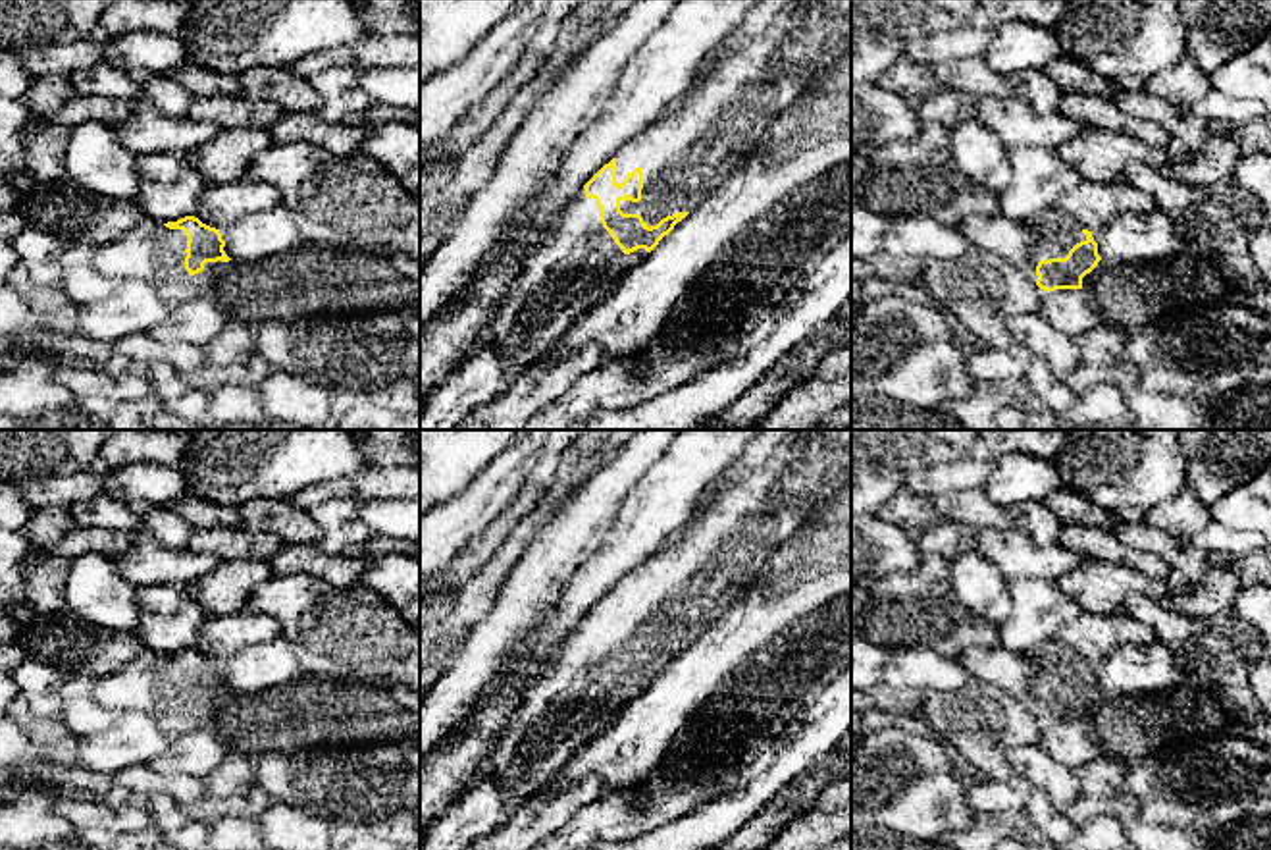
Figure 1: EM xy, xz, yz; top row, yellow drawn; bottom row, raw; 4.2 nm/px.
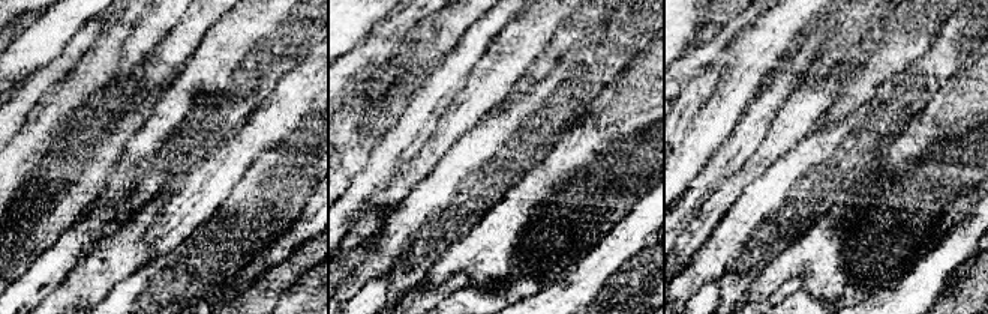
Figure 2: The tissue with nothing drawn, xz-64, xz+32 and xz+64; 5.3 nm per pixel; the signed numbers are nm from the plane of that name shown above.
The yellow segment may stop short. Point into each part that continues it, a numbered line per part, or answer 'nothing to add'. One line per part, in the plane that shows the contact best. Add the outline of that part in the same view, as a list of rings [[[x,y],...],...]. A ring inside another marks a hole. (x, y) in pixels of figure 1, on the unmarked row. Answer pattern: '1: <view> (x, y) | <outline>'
1: xy (151, 683) | [[[144,650],[121,671],[96,678],[94,700],[112,713],[143,711],[156,719],[164,734],[175,738],[193,729],[216,725],[218,711],[237,694],[206,694],[191,707],[185,702],[187,667]]]
2: xz (698, 573) | [[[799,430],[782,441],[766,461],[728,488],[705,488],[689,520],[670,536],[647,561],[630,571],[616,586],[616,615],[620,617],[636,599],[643,603],[641,632],[620,632],[624,646],[639,646],[645,657],[662,650],[691,644],[751,586],[768,557],[832,497],[851,482],[851,430]]]

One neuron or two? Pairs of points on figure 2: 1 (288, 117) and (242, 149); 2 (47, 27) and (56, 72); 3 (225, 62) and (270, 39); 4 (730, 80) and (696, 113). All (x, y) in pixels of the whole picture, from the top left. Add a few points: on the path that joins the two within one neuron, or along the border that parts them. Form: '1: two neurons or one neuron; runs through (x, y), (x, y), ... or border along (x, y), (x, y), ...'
1: one neuron; runs through (276, 117), (254, 137)
2: two neurons; border along (75, 33), (54, 59), (23, 80)
3: one neuron; runs through (236, 62), (260, 41)
4: one neuron; runs through (721, 89), (705, 105)

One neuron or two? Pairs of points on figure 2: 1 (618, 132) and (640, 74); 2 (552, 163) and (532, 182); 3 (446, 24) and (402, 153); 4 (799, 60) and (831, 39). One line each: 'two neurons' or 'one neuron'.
1: one neuron
2: one neuron
3: two neurons
4: two neurons

